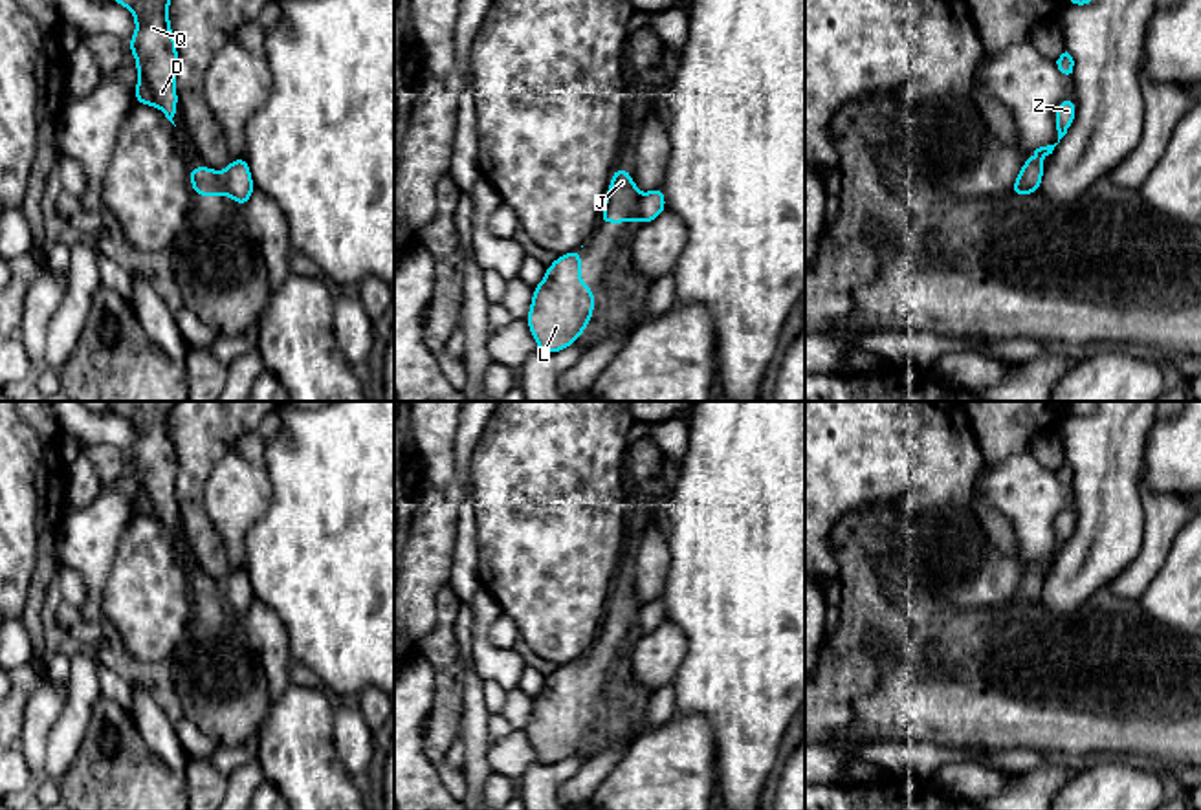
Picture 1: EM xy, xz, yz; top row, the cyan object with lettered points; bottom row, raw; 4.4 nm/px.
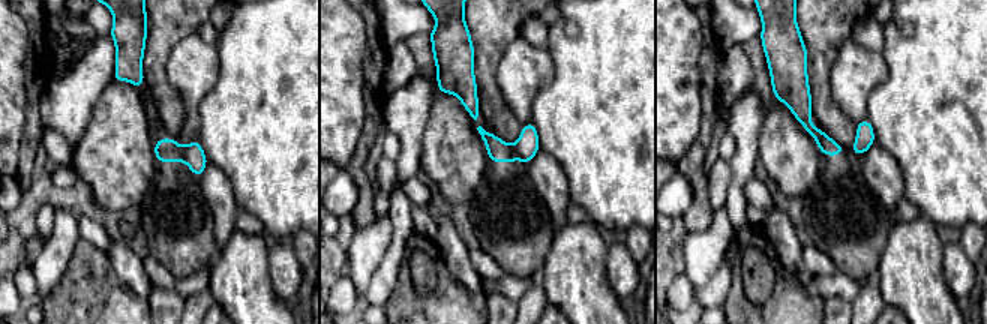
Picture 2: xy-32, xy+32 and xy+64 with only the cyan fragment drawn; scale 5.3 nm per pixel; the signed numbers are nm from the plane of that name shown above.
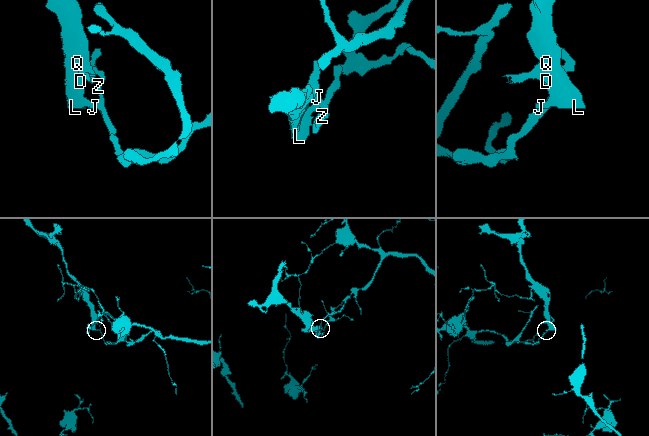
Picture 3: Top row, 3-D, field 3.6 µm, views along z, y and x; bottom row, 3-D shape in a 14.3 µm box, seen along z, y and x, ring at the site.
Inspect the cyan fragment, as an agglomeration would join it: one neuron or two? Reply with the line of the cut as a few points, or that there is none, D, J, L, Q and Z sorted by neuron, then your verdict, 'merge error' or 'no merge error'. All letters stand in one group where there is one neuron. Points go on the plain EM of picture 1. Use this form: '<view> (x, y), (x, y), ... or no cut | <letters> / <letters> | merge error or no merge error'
xz (640, 607), (637, 629) | D J L Q / Z | merge error

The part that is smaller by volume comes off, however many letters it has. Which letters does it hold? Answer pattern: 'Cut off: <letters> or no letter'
Cut off: D, J, L, Q

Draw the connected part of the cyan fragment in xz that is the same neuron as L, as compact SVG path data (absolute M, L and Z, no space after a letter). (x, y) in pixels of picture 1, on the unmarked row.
M581 658L559 665L534 698L526 735L539 764L572 757L594 726L594 698L581 695Z

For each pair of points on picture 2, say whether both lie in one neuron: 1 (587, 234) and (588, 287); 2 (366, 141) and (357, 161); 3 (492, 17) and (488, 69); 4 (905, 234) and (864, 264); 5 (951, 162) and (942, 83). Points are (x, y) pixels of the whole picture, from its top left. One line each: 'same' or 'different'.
1: same
2: same
3: same
4: different
5: same

